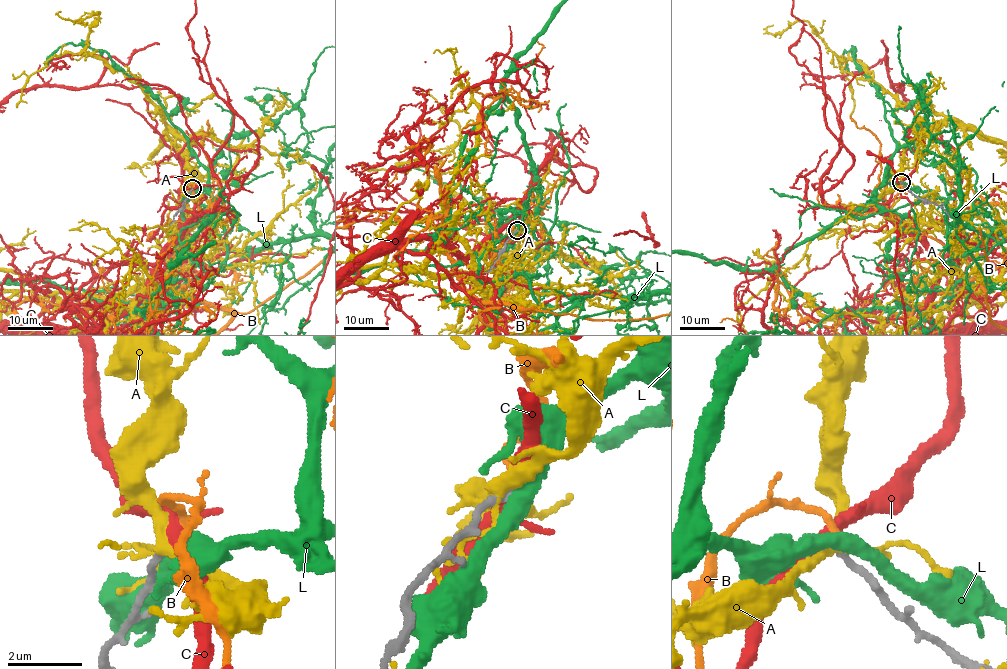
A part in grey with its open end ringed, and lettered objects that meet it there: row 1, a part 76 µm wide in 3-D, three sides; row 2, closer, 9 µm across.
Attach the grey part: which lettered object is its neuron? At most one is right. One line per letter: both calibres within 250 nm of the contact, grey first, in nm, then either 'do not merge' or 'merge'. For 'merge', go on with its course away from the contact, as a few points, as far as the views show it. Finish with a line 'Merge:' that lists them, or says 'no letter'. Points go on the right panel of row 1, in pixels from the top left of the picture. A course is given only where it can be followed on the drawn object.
A: 200/280 nm | do not merge
B: 190/190 nm | merge
C: 190/320 nm | do not merge
L: 190/440 nm | do not merge
Merge: B

